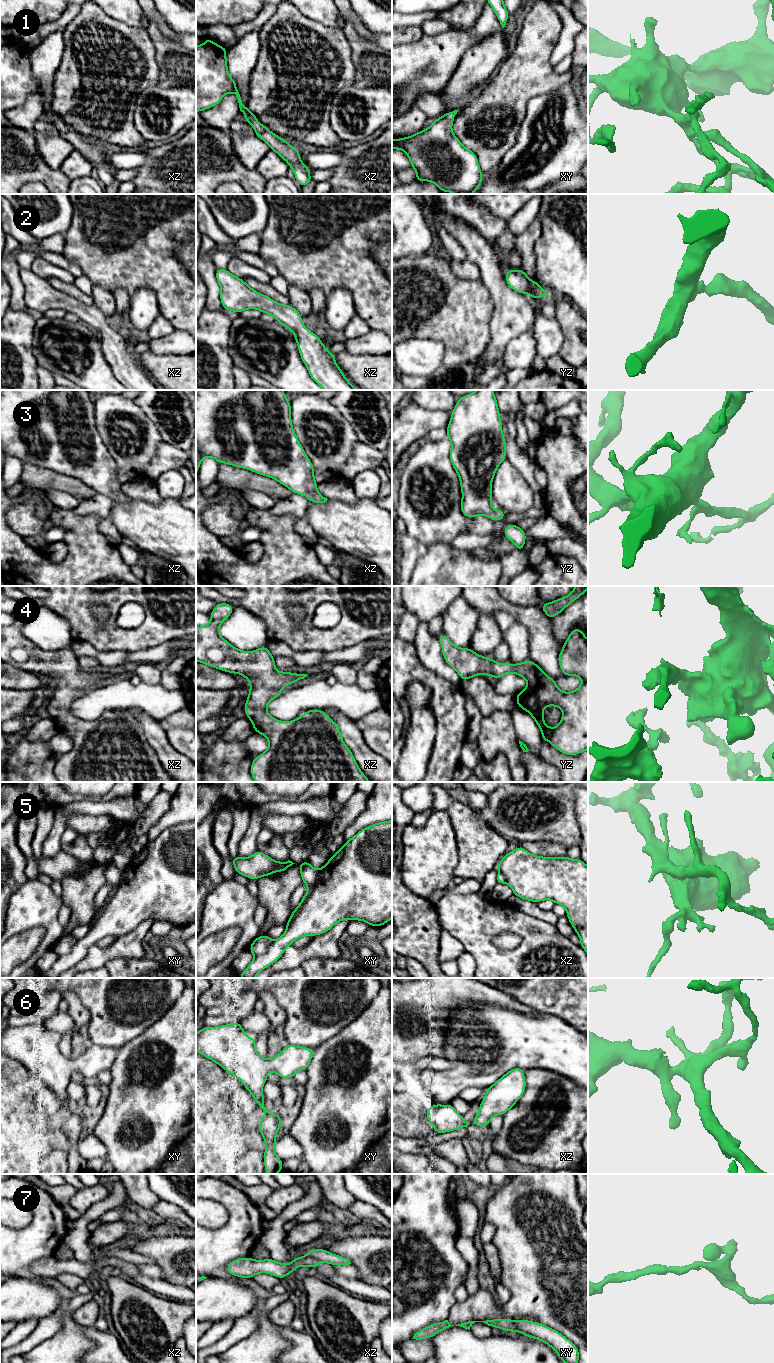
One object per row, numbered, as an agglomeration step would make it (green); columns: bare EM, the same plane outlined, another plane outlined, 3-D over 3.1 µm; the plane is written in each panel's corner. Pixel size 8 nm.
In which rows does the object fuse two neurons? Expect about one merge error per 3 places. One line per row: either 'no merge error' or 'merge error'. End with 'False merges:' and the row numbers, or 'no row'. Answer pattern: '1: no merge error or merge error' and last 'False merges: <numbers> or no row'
1: no merge error
2: no merge error
3: no merge error
4: no merge error
5: merge error
6: no merge error
7: merge error
False merges: 5, 7

